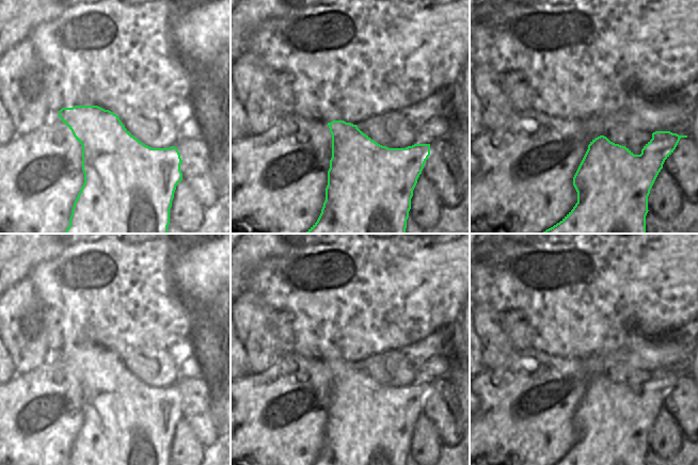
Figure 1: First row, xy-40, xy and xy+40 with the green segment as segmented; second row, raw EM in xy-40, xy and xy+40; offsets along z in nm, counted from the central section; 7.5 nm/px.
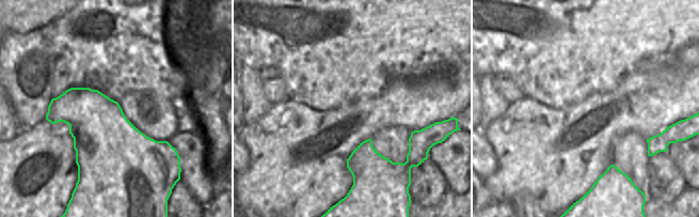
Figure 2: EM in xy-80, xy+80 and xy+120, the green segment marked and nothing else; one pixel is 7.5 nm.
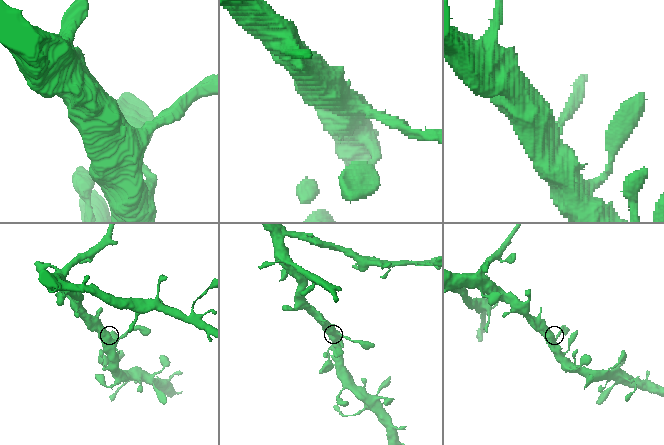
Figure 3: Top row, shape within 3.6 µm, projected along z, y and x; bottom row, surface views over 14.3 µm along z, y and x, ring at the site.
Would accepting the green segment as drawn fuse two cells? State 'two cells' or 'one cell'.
one cell

